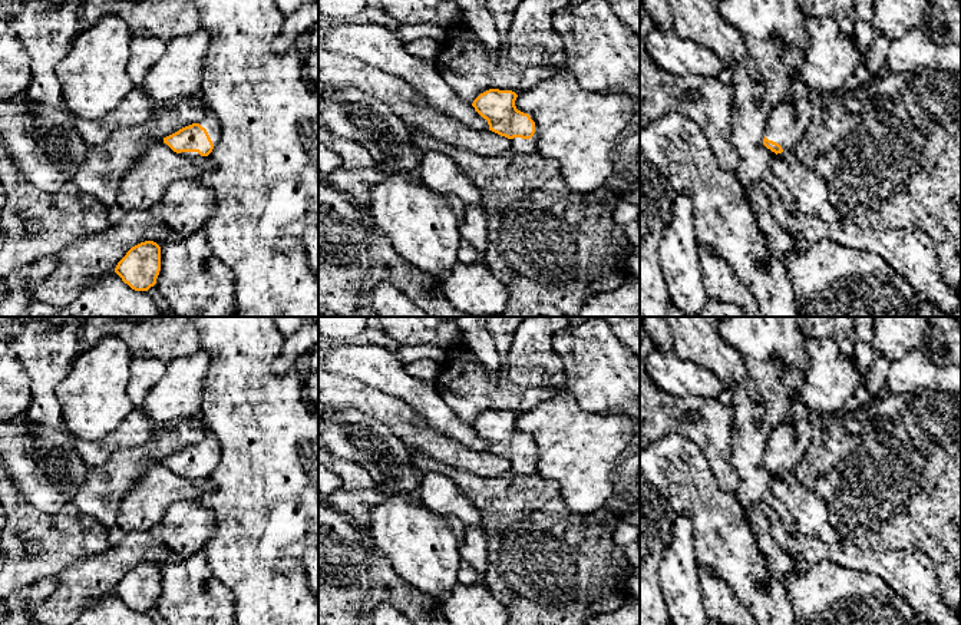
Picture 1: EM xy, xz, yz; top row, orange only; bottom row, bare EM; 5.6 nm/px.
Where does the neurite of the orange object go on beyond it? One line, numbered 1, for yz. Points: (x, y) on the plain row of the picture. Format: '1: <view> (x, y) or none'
1: yz (788, 443)

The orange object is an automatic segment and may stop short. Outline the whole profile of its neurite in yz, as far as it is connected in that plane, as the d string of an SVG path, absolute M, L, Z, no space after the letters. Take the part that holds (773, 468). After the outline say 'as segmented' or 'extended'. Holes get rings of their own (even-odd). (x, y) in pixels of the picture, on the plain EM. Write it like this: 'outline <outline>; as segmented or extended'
outline M799 400L792 406L792 421L777 426L766 447L763 466L787 483L796 480L795 470L810 446L813 431L810 410Z; extended

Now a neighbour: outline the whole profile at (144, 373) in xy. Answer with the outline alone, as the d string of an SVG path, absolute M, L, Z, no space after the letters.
M132 358L126 396L135 407L143 403L149 390L164 377L165 371L166 363L159 358Z

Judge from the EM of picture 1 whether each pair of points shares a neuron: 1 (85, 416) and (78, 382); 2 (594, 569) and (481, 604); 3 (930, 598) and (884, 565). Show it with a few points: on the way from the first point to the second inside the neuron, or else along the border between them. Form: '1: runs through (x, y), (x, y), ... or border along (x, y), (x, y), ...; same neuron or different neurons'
1: runs through (85, 407), (85, 387); same neuron
2: border along (484, 582), (507, 609); different neurons
3: runs through (918, 587), (904, 572), (895, 569); same neuron

